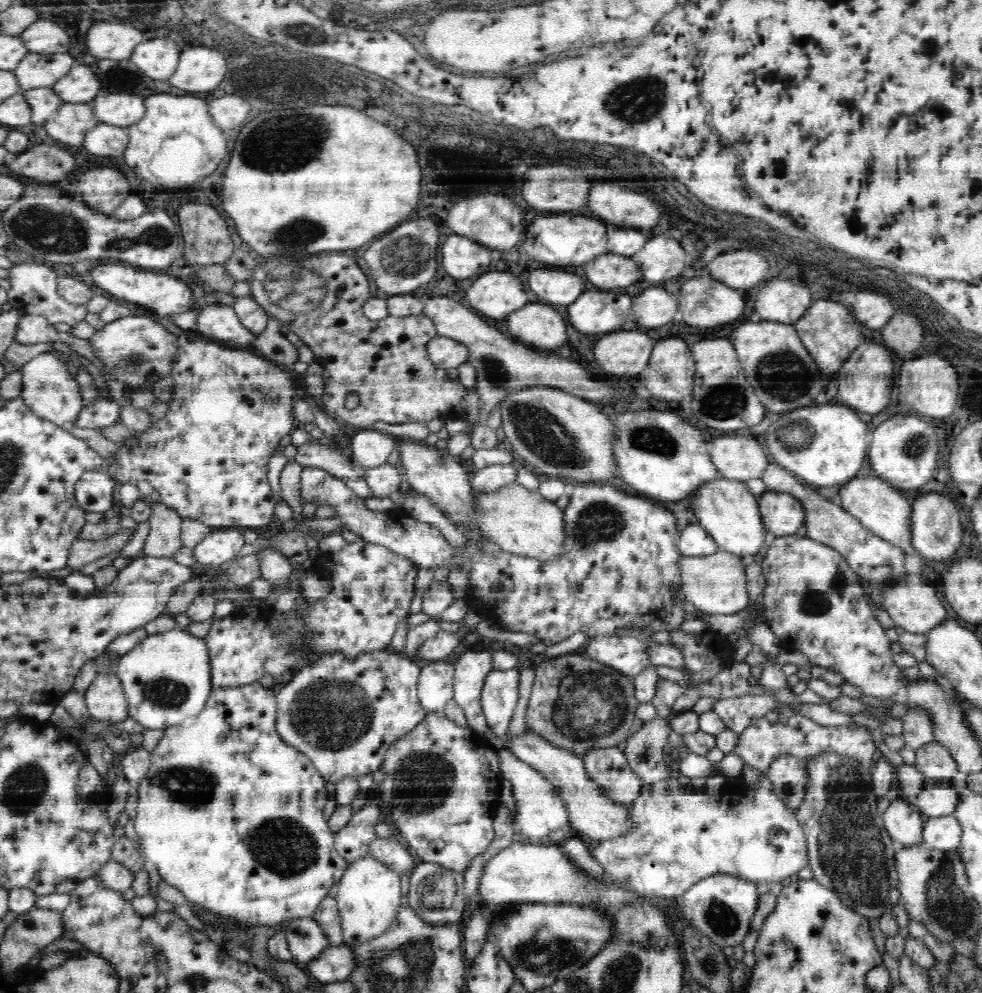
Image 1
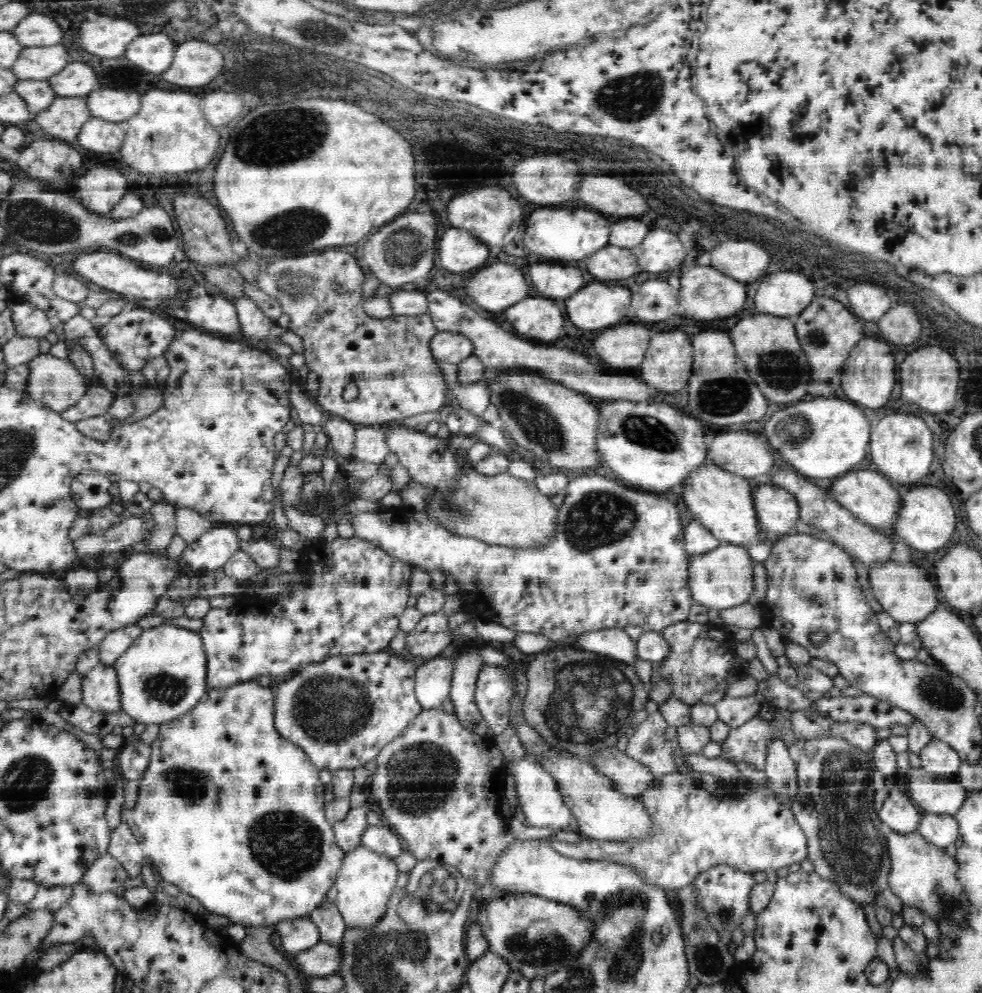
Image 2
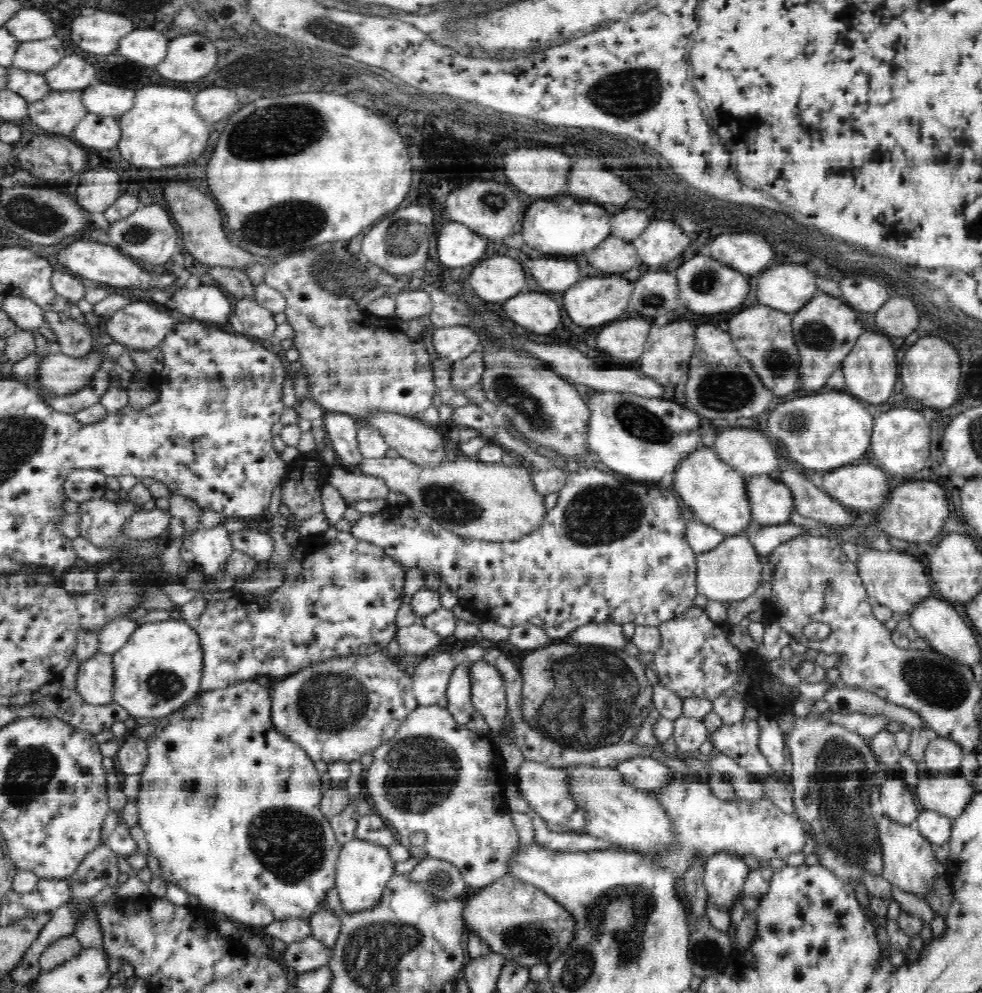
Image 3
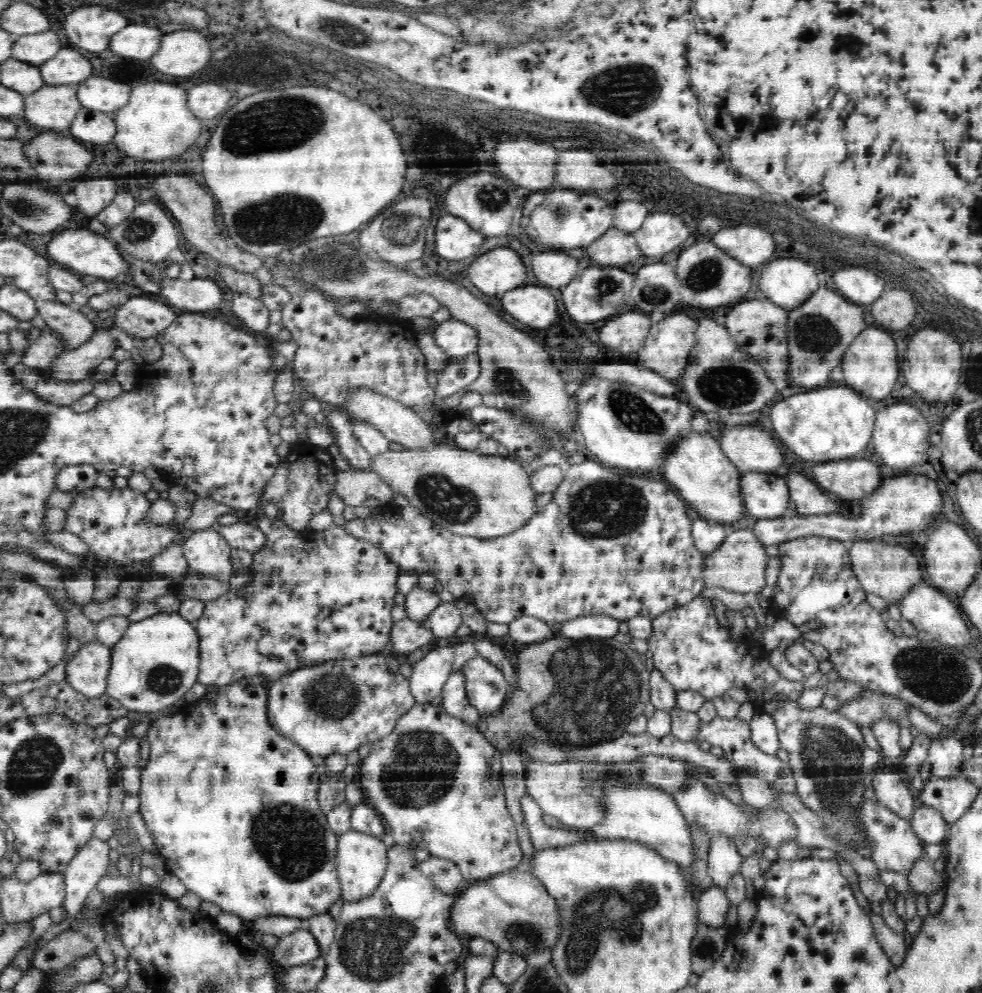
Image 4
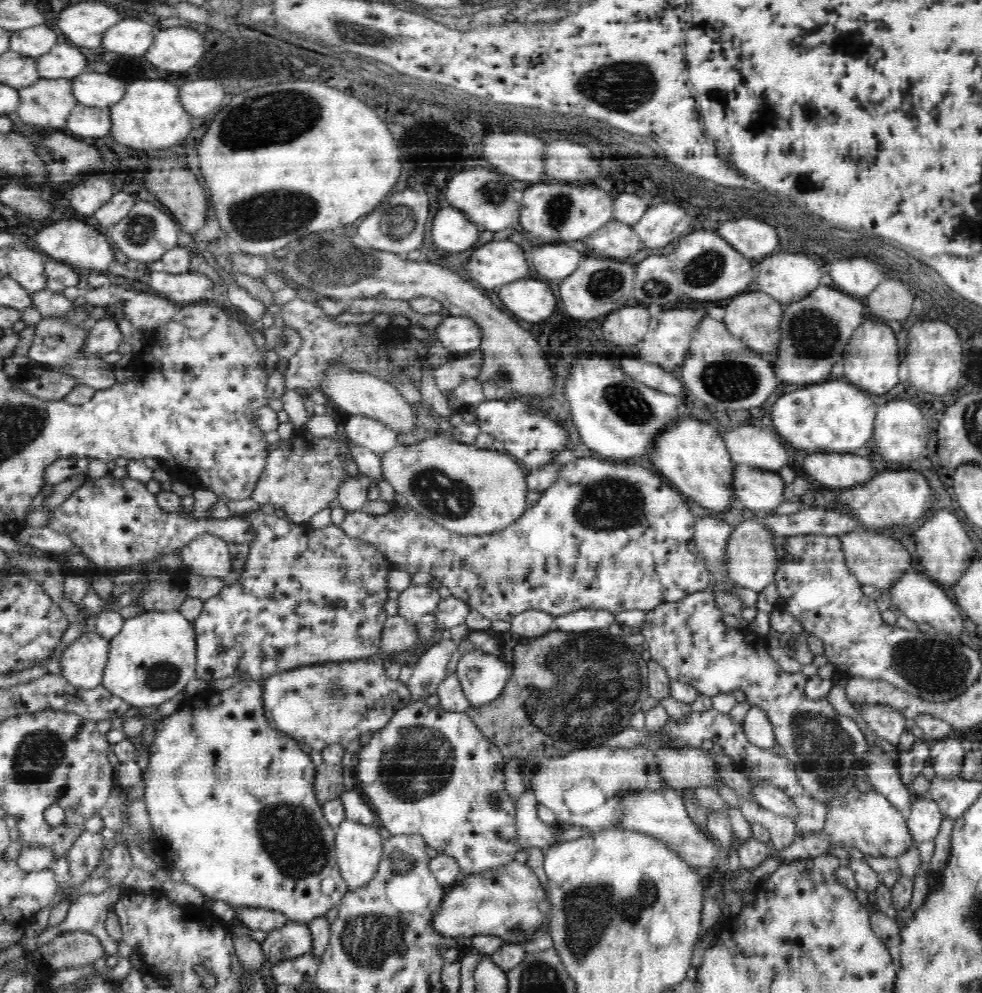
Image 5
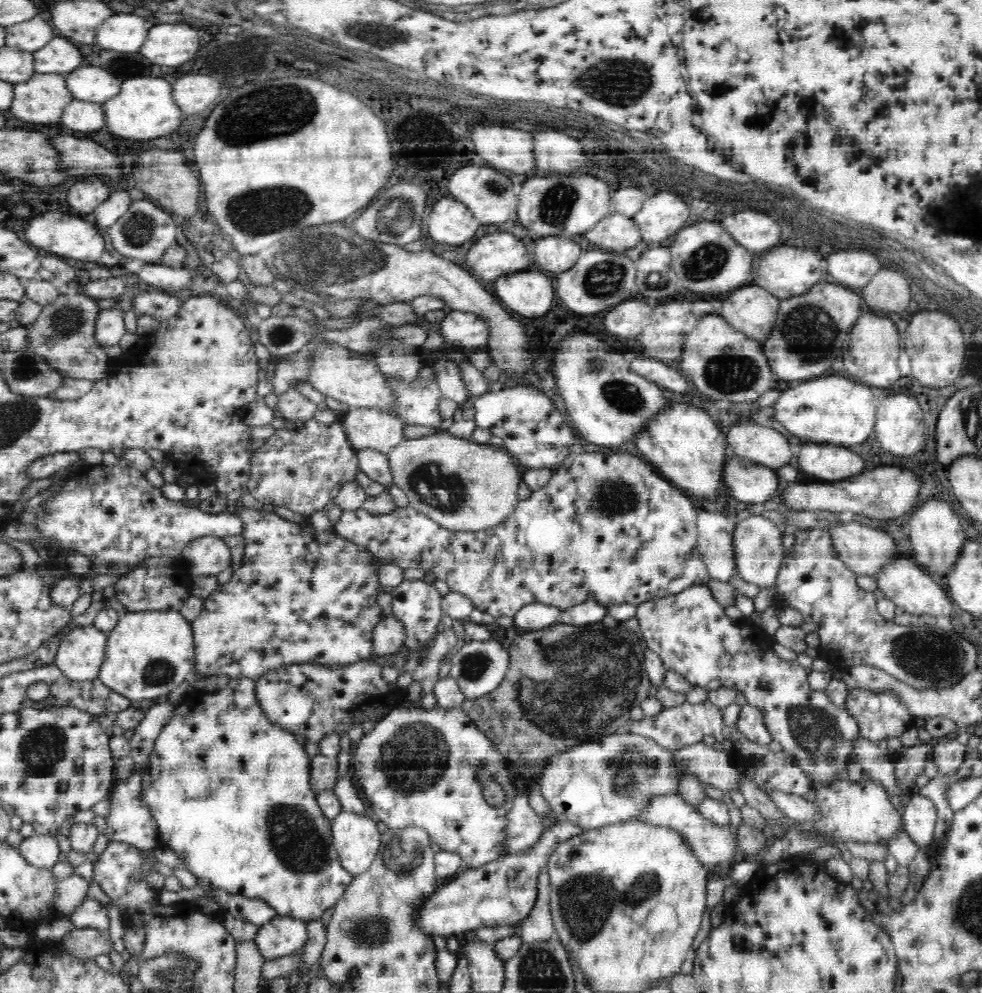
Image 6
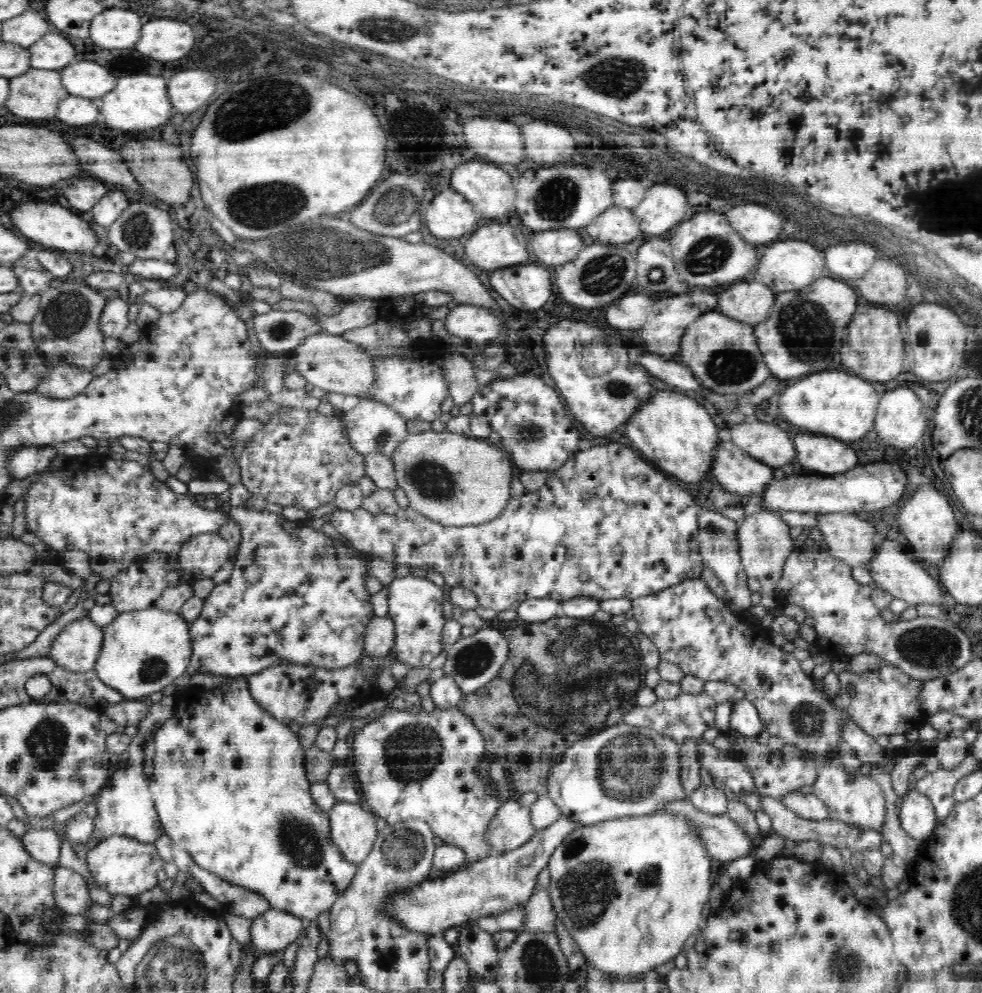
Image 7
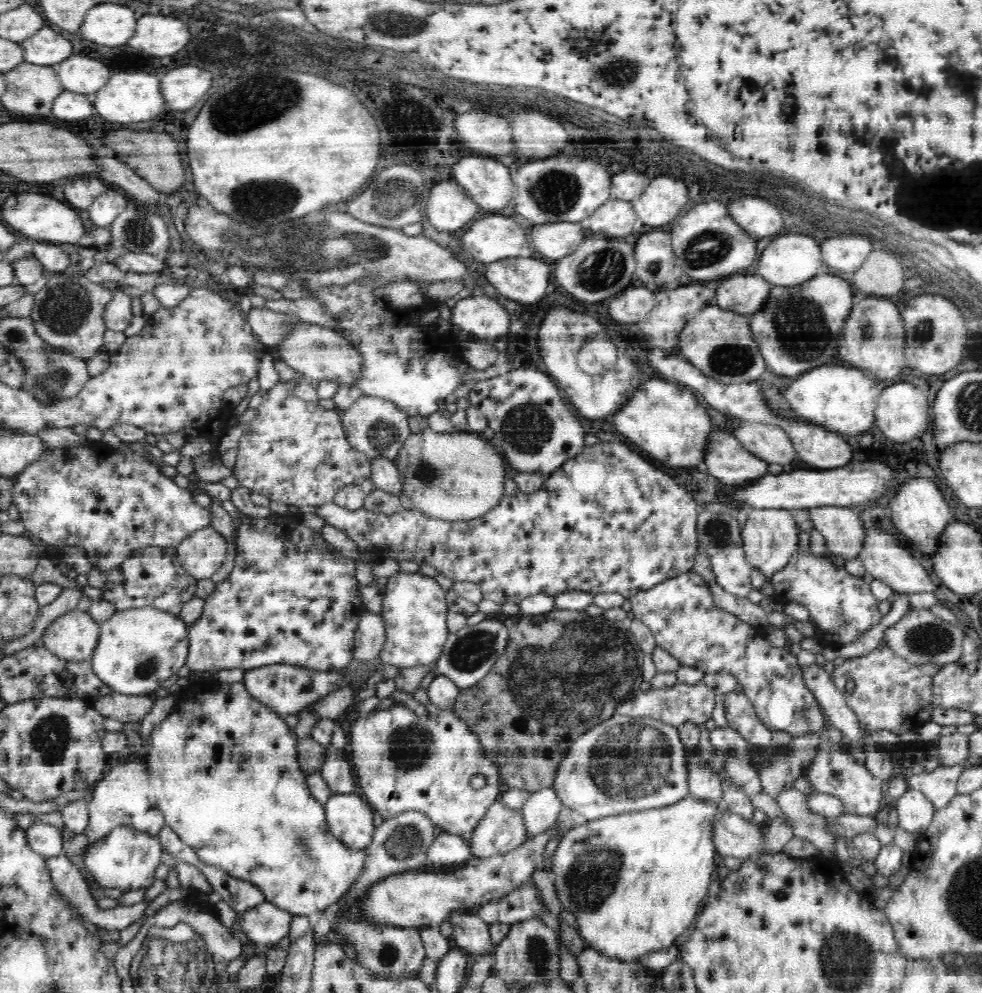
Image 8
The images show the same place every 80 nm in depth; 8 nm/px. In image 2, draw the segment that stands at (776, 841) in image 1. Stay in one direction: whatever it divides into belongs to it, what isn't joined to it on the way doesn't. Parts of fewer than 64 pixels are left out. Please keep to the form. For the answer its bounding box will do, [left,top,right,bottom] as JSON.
[544,772,807,889]

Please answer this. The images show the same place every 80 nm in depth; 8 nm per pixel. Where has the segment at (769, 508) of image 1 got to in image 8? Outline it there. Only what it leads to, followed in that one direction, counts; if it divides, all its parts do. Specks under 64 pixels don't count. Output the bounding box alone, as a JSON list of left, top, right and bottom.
[704,428,769,486]

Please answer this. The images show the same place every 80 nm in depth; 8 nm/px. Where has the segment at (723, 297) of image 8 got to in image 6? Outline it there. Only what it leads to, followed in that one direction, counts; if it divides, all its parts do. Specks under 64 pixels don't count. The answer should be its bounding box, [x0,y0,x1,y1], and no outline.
[722,286,780,345]

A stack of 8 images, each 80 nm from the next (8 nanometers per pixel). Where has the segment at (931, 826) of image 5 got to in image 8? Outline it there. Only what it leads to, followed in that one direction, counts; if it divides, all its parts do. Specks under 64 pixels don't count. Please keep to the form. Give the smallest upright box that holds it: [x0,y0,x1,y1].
[895,787,935,836]

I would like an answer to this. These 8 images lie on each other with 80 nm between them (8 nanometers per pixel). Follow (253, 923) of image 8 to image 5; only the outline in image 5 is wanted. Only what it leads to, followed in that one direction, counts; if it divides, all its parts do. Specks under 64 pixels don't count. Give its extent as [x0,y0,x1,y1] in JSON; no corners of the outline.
[261,921,314,964]

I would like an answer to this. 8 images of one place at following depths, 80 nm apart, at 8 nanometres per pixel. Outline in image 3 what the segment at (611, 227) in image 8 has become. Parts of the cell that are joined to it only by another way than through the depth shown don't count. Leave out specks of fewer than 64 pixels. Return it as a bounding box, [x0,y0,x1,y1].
[584,234,640,274]

